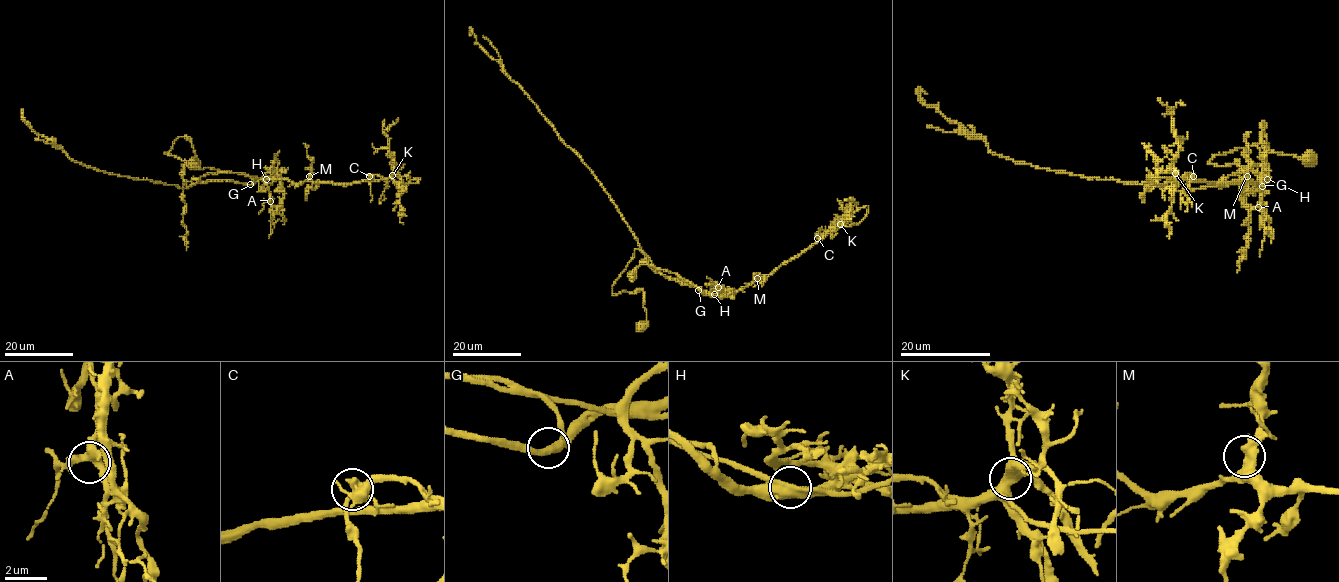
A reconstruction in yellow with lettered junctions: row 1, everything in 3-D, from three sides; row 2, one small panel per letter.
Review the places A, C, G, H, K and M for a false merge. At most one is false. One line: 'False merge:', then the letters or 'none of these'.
False merge: H

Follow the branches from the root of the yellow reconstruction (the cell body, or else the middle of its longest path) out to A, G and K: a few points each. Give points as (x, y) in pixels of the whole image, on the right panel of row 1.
A: (1309, 157), (1267, 151), (1265, 123), (1268, 144), (1207, 162), (1261, 176), (1258, 207)
G: (1309, 157), (1267, 151), (1261, 143), (1265, 123), (1268, 144), (1215, 154), (1207, 162), (1242, 165), (1262, 186)
K: (1309, 157), (1267, 151), (1265, 123), (1268, 144), (1207, 162), (1268, 177), (1259, 183), (1218, 186), (1175, 173)

